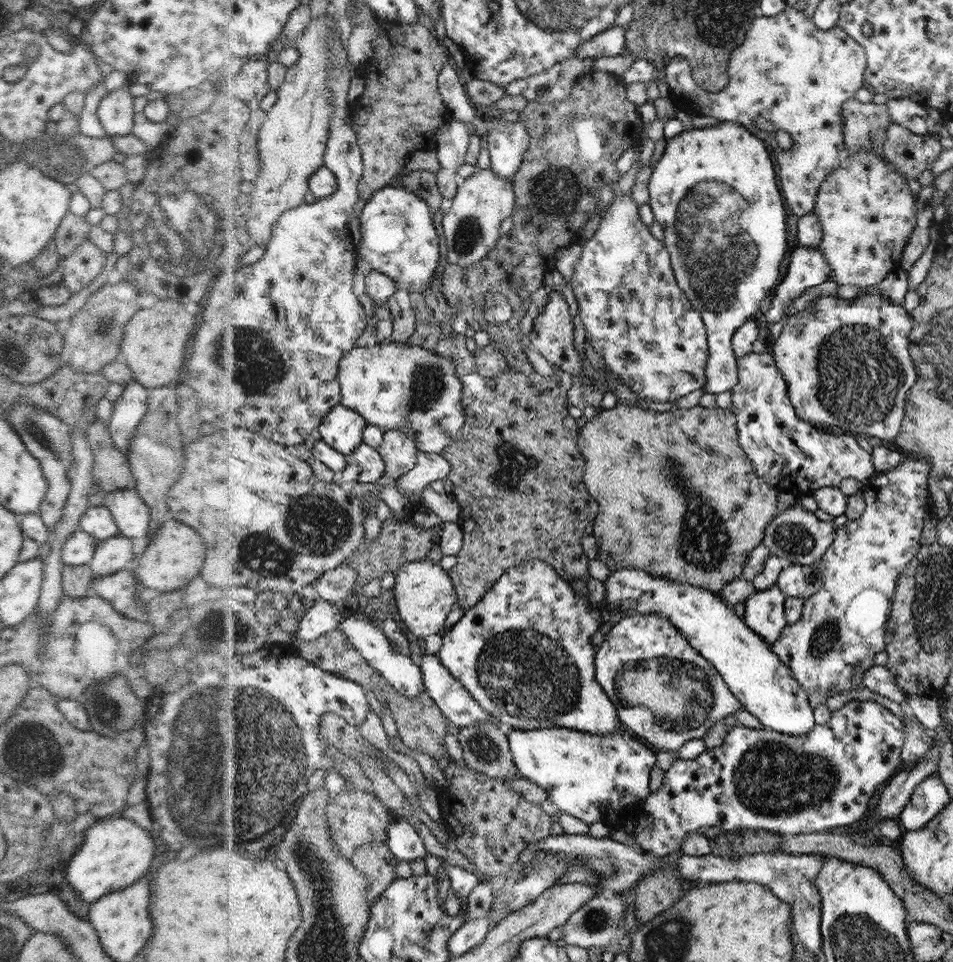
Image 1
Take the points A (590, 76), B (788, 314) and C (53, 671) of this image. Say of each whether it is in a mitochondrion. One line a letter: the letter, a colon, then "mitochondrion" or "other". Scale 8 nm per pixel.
A: other
B: other
C: other

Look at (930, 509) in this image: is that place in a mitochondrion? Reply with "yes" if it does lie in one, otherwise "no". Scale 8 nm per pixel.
no

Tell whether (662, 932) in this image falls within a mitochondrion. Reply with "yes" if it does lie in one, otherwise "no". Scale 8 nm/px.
yes

